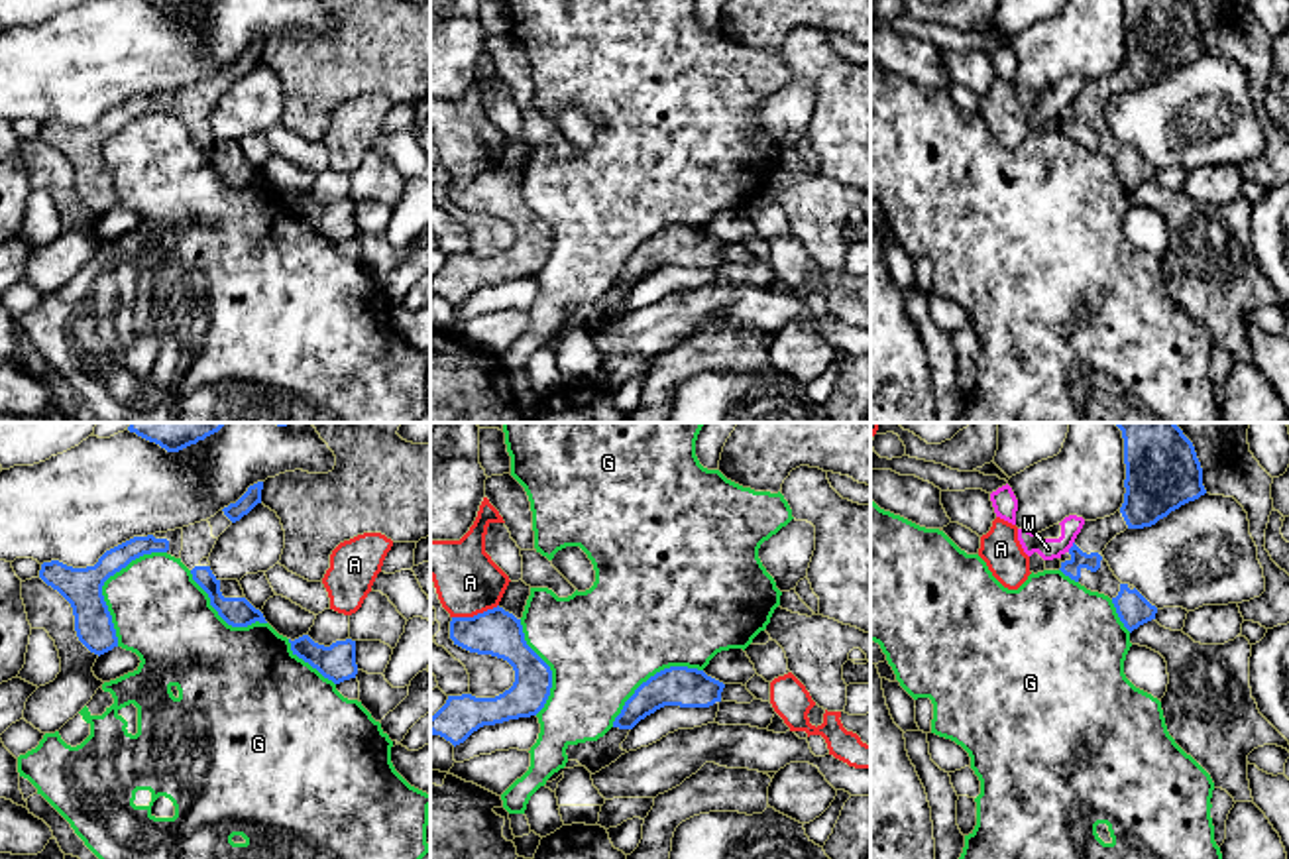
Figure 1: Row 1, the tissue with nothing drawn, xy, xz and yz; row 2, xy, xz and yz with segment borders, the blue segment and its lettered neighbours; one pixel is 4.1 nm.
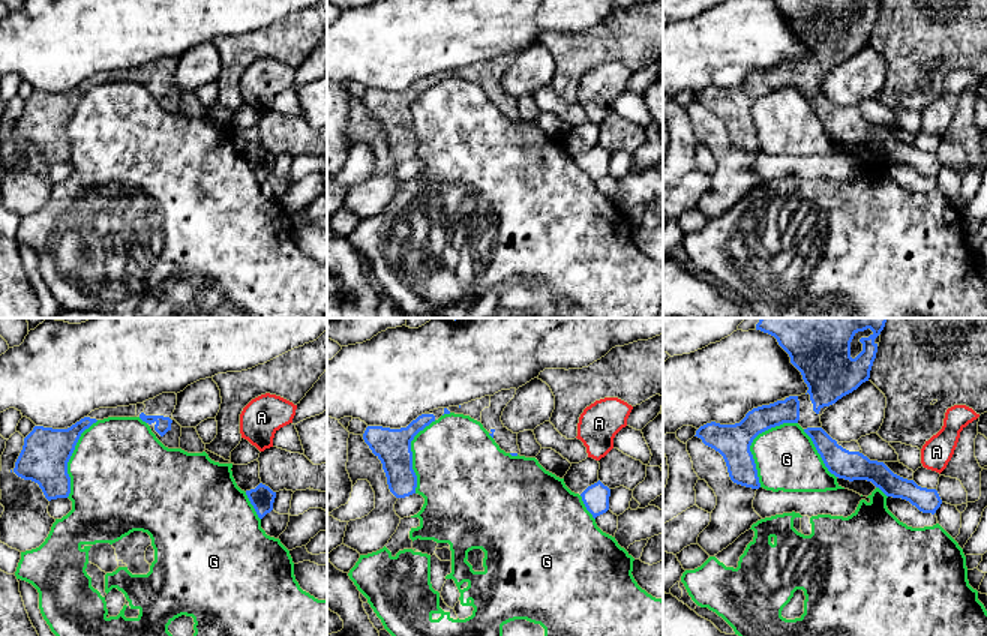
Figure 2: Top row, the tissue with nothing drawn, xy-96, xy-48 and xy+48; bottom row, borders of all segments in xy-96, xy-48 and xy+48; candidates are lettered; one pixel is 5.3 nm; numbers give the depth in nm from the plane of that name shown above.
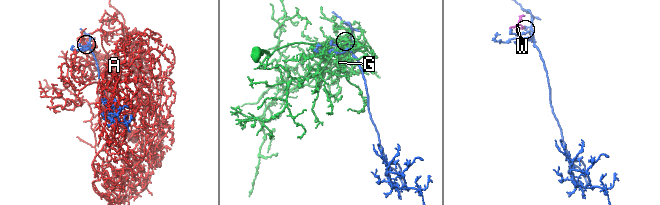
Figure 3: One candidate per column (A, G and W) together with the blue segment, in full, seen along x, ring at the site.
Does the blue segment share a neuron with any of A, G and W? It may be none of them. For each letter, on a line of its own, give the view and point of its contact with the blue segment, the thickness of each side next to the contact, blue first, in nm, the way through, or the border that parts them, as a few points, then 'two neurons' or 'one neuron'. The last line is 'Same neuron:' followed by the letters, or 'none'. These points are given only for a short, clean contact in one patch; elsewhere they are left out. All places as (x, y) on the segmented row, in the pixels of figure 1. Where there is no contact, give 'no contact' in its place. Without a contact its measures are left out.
A: contact xz (474, 616); calibres 190 and 260 nm; border xz (498, 604), (472, 616), (452, 618); two neurons
G: contact xy (103, 584); calibres 160 and 380 nm; two neurons
W: contact yz (1071, 547); calibres 70 and 90 nm; border yz (1073, 541), (1067, 551); two neurons
Same neuron: none

